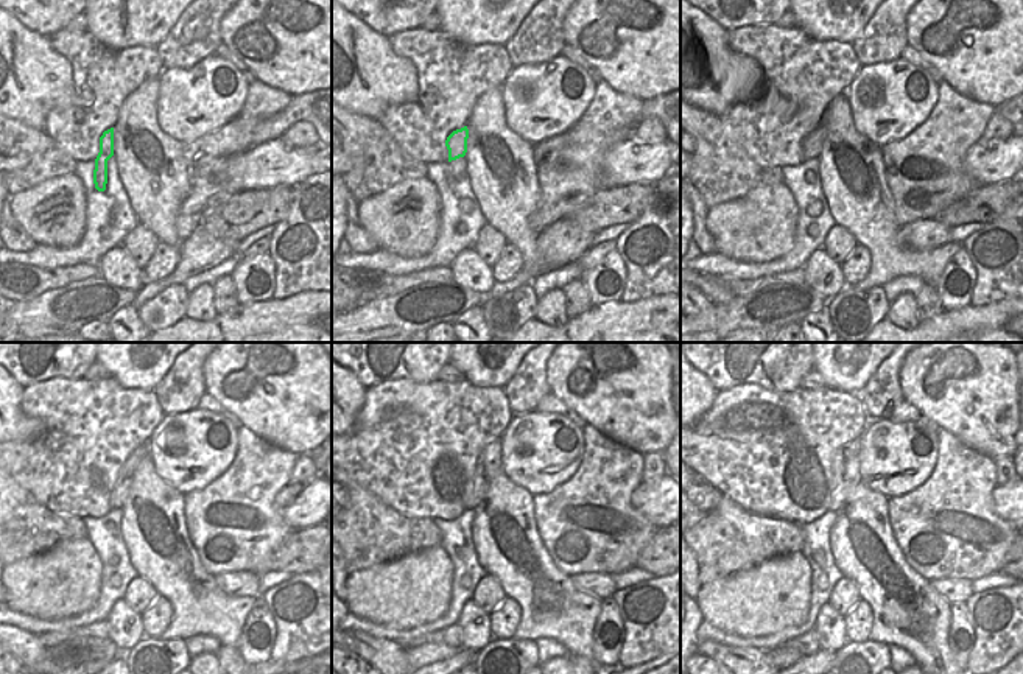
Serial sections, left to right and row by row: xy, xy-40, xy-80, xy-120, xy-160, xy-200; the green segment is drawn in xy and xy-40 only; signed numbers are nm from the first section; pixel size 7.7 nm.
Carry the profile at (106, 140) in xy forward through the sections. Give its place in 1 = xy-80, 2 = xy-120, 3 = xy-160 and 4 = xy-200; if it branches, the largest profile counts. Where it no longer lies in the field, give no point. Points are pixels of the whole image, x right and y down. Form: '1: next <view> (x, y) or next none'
1: next xy-80 (812, 145)
2: next xy-120 (122, 487)
3: next xy-160 (489, 464)
4: next xy-200 (846, 459)

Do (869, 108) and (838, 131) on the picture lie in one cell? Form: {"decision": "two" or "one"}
{"decision": "two"}

